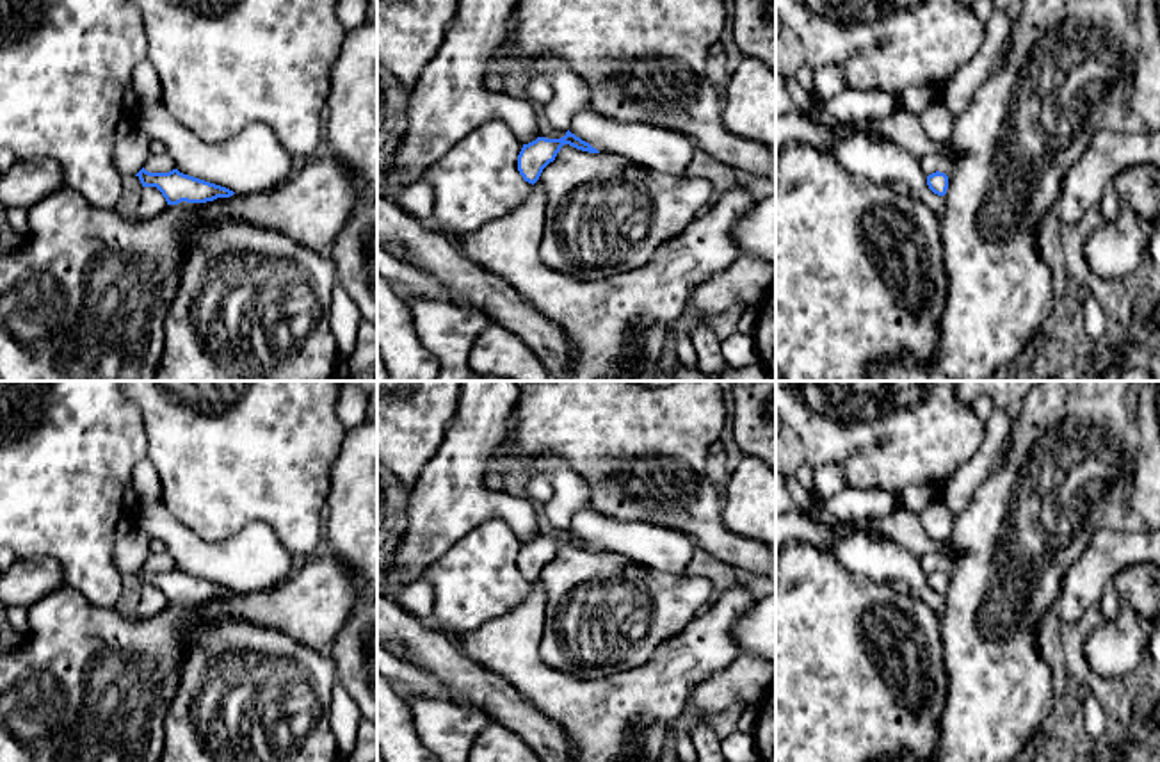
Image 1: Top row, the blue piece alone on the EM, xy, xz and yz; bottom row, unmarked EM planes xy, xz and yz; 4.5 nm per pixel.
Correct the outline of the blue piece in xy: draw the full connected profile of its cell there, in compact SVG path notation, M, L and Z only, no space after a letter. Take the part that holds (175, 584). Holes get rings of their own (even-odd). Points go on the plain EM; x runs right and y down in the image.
M142 566L135 575L141 579L142 586L157 586L167 604L178 604L181 600L206 602L235 593L226 586L183 573L178 568L169 572L149 572Z

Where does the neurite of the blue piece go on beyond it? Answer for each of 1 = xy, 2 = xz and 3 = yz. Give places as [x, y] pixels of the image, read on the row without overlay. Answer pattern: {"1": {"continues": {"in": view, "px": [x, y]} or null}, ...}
{"1": {"continues": null}, "2": {"continues": null}, "3": {"continues": null}}

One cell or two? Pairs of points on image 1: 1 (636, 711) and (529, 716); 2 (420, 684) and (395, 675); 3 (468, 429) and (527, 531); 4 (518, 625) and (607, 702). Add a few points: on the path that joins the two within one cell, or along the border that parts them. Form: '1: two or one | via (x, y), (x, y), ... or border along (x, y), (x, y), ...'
1: two | border along (515, 688), (550, 718), (571, 743)
2: one | via (415, 679), (401, 675)
3: one | via (468, 456), (468, 481), (491, 504), (500, 504)
4: one | via (518, 654), (563, 698), (579, 702)

